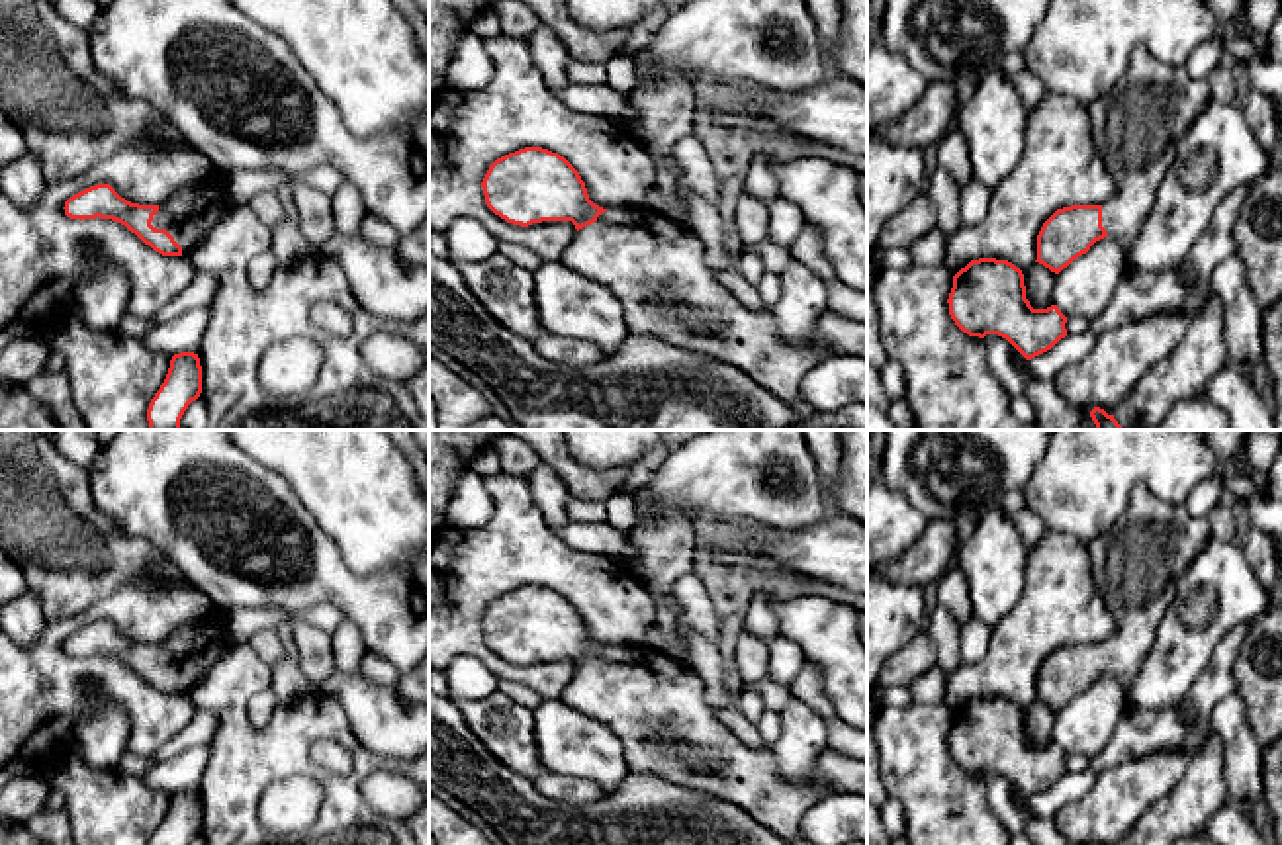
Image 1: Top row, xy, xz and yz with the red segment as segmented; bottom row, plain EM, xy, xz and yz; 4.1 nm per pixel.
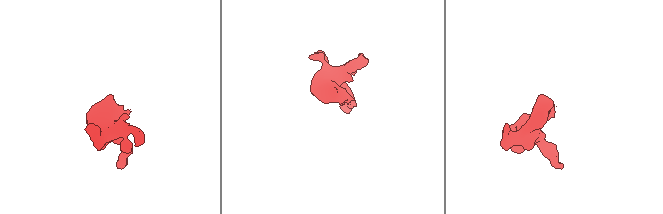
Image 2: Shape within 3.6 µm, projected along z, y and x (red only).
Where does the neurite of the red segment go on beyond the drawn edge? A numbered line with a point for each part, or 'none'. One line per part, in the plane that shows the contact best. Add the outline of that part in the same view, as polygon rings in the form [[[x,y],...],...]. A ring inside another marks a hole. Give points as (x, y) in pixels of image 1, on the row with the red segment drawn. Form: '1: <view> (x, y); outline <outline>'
1: xy (186, 216); outline [[[221,172],[211,180],[180,190],[174,198],[159,205],[151,225],[166,229],[188,254],[204,233],[233,209],[221,186]]]

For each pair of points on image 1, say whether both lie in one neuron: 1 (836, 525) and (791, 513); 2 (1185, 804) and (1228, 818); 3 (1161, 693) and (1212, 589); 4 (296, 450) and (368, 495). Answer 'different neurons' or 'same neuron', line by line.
1: different neurons
2: different neurons
3: same neuron
4: same neuron

